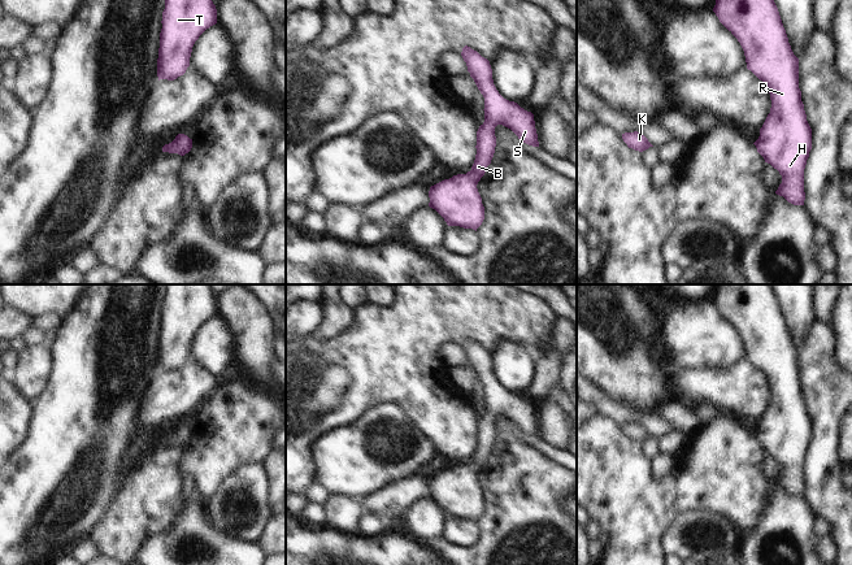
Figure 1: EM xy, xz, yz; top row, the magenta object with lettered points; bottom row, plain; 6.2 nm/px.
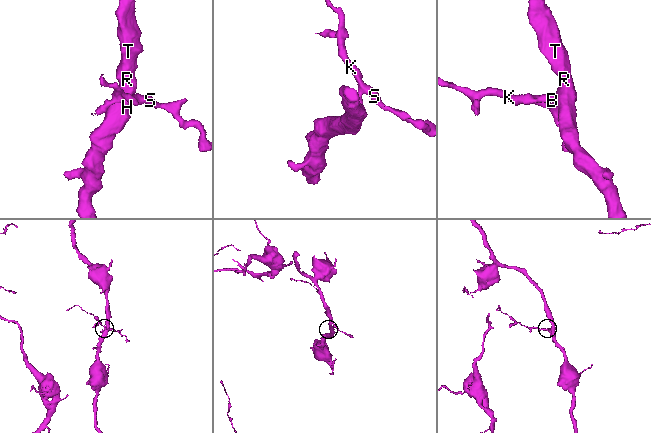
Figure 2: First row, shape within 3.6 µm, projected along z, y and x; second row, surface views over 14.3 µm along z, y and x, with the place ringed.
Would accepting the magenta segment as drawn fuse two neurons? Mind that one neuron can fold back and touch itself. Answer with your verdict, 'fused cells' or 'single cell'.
single cell

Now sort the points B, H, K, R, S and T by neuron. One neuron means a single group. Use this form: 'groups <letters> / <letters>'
groups B H K R S T

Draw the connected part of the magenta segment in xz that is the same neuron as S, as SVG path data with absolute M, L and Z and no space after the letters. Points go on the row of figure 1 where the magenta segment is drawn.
M468 45L462 48L461 56L484 97L484 122L477 131L477 155L471 170L431 186L429 207L435 209L448 226L477 231L484 220L484 207L477 184L495 153L495 127L503 125L510 129L521 142L532 147L539 147L539 142L534 114L499 94L490 61Z

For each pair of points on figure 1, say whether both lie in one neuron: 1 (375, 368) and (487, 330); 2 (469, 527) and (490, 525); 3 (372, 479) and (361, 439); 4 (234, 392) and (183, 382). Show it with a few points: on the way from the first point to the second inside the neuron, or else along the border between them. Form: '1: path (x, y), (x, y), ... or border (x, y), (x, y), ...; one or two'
1: path (403, 340), (417, 326), (460, 326); one
2: border (478, 524), (478, 538), (472, 544), (453, 543); two
3: path (366, 469), (365, 450); one
4: border (216, 387), (203, 403); two

